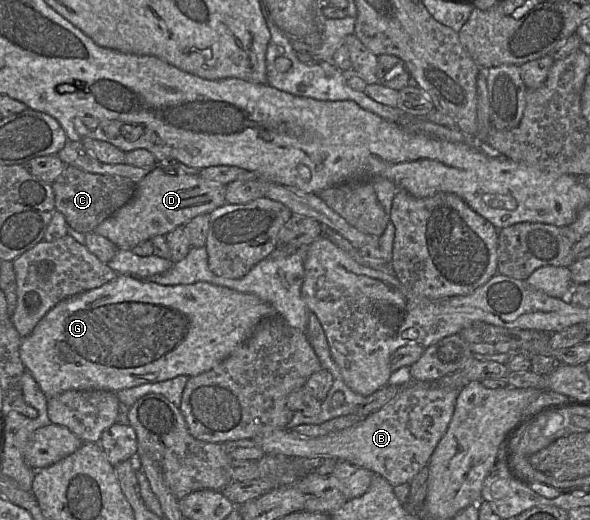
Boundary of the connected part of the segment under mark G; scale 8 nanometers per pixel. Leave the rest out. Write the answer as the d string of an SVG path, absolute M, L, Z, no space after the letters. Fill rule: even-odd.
M118 274L113 280L100 287L68 297L55 305L35 326L32 333L21 339L19 355L25 370L31 374L47 398L54 397L68 390L105 390L116 393L122 389L166 381L179 375L185 375L190 378L209 371L244 343L262 319L274 314L276 314L275 310L270 304L251 293L238 292L208 282L160 285L131 275Z

